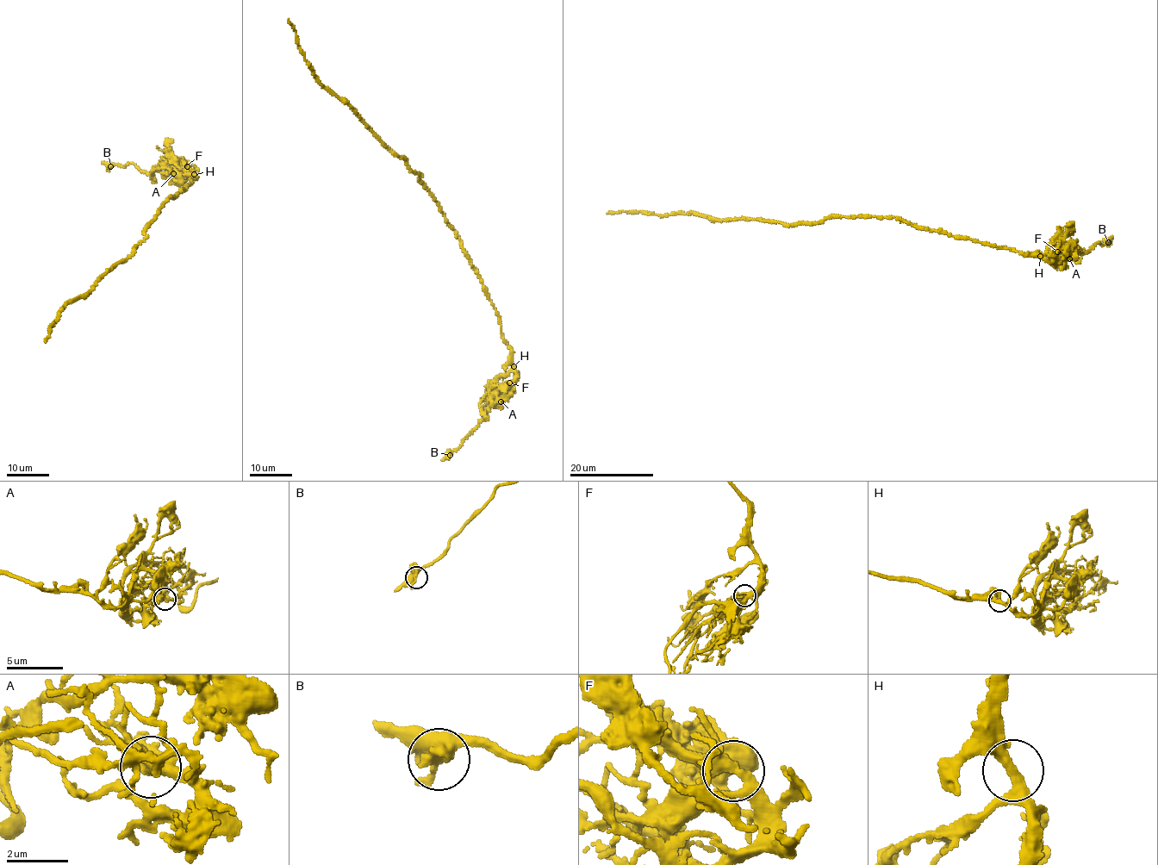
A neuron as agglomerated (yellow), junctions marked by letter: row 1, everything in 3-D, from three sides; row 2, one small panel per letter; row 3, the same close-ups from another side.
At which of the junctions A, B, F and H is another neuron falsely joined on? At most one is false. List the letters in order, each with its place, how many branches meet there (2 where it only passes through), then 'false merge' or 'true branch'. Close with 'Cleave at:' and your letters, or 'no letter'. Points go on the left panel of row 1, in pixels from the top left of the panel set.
A: place (173, 173); branches 6; true branch
B: place (110, 166); branches 4; true branch
F: place (187, 166); branches 6; true branch
H: place (194, 174); branches 3; true branch
Cleave at: no letter

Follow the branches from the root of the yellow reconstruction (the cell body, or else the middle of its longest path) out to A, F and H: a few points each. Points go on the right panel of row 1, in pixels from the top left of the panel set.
A: (881, 217), (899, 217), (953, 237), (1011, 247), (1022, 254), (1039, 254), (1056, 264), (1069, 258)
F: (881, 217), (899, 217), (953, 237), (1011, 247), (1022, 254), (1039, 254), (1050, 262), (1057, 252)
H: (881, 217), (899, 217), (905, 222), (945, 232), (953, 237), (1011, 247), (1022, 254), (1040, 256)

